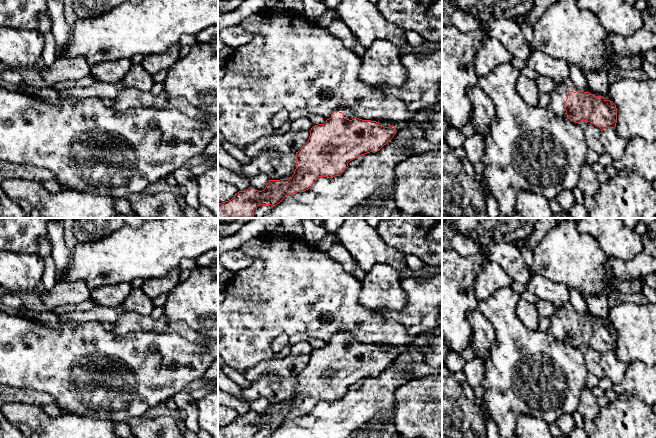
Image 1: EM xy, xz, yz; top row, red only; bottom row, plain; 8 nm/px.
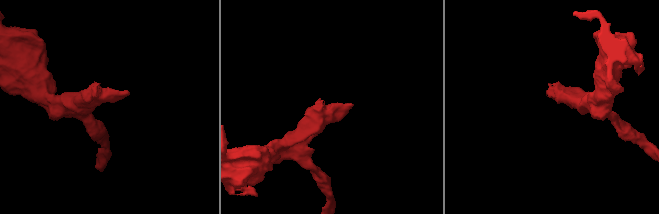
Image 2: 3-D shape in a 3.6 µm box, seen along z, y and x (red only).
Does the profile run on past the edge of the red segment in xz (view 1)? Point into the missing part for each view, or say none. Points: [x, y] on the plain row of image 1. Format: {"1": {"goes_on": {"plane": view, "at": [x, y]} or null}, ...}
{"1": {"goes_on": {"plane": "xz", "at": [348, 338]}}}

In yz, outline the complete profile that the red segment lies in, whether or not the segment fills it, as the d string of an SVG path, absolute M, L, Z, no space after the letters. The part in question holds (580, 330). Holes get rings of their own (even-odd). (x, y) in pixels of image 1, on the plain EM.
M571 303L556 308L549 319L548 333L560 341L578 348L588 345L601 354L616 351L616 329L602 320L579 314Z

